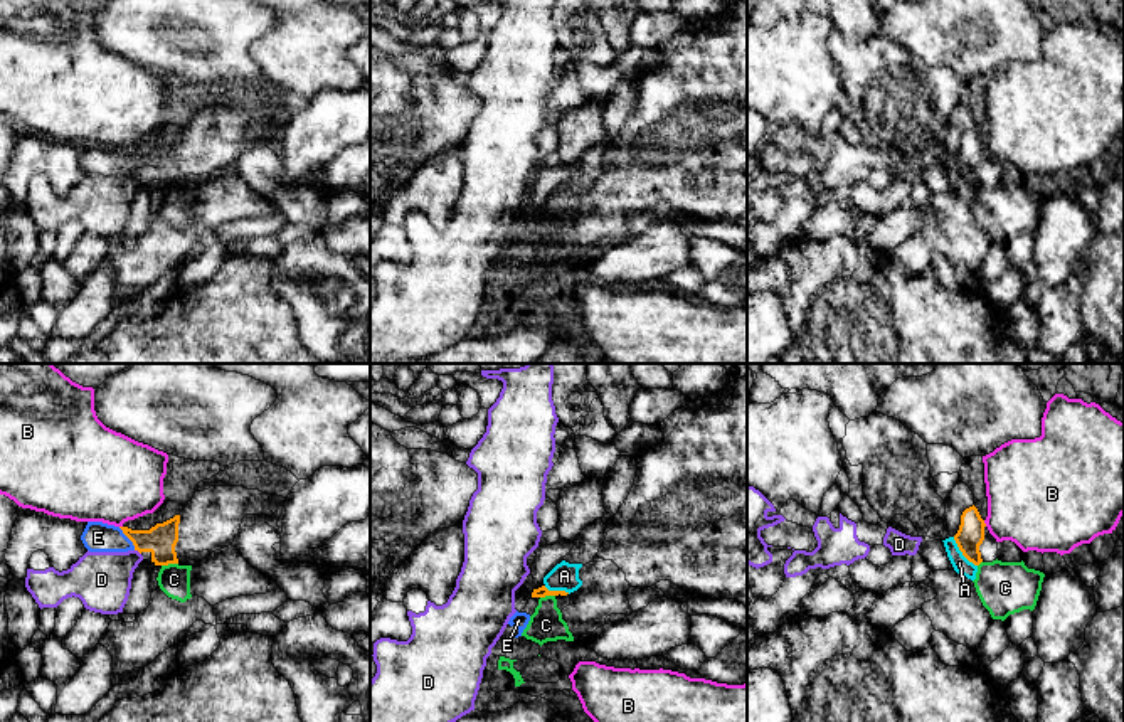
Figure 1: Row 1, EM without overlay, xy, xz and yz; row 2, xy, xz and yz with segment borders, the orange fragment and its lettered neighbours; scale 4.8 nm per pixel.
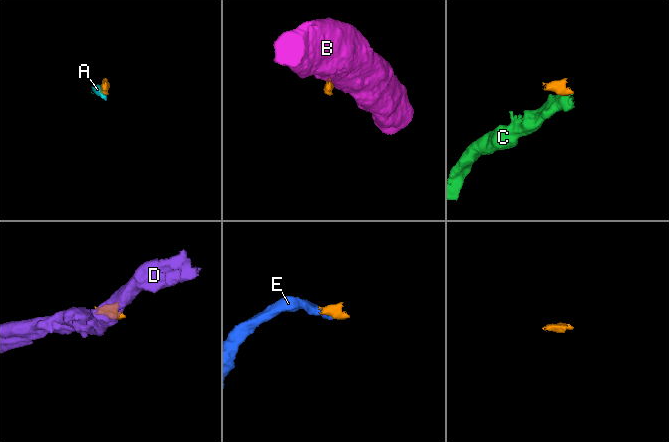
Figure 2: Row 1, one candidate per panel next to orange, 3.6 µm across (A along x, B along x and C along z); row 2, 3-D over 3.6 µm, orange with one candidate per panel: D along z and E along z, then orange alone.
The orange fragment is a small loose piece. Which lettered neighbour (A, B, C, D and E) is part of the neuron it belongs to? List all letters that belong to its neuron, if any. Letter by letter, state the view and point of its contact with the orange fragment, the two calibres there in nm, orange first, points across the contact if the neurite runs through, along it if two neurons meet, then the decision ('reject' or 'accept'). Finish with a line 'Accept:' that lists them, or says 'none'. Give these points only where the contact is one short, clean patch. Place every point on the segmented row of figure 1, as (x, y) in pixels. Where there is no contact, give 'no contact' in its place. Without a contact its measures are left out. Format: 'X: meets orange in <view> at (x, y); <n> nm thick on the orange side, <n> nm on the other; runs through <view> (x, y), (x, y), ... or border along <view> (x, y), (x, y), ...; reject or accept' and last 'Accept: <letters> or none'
A: meets orange in yz at (961, 551); 130 nm thick on the orange side, 80 nm on the other; border along yz (953, 537), (958, 549), (976, 566); reject
B: meets orange in yz at (985, 524); 130 nm thick on the orange side, 420 nm on the other; reject
C: meets orange in xy at (169, 562); 150 nm thick on the orange side, 150 nm on the other; border along xy (177, 562), (162, 566); reject
D: meets orange in xy at (138, 551); 150 nm thick on the orange side, 280 nm on the other; border along xy (135, 549), (140, 554); reject
E: meets orange in xy at (128, 537); 150 nm thick on the orange side, 140 nm on the other; runs through xy (160, 541), (128, 537), (98, 537); accept
Accept: E

